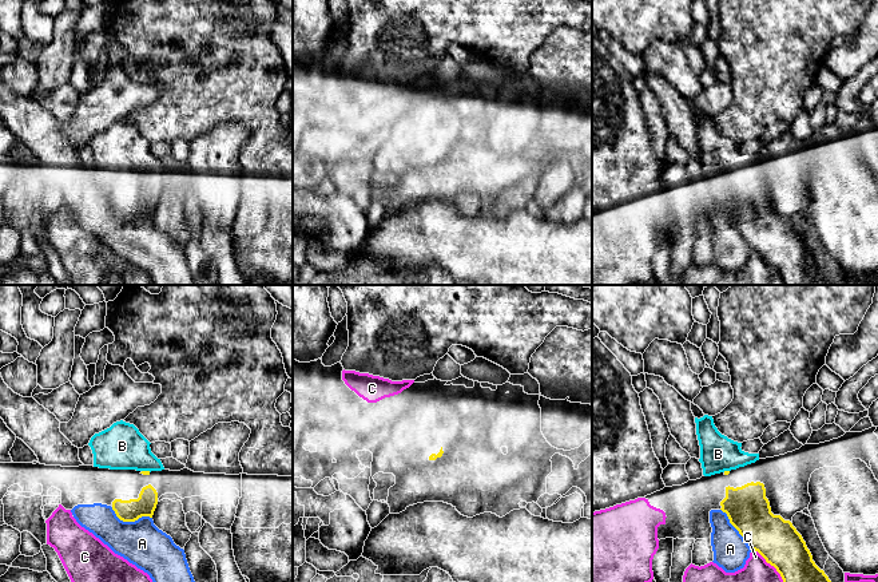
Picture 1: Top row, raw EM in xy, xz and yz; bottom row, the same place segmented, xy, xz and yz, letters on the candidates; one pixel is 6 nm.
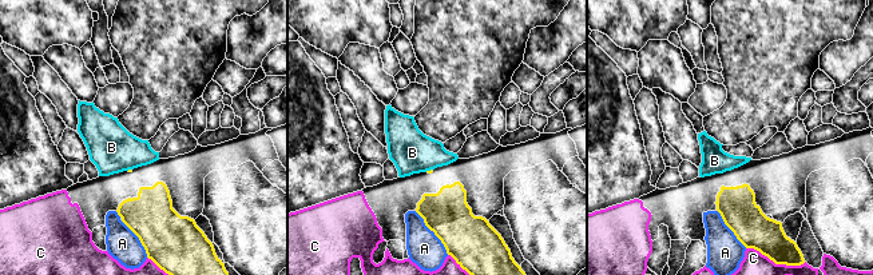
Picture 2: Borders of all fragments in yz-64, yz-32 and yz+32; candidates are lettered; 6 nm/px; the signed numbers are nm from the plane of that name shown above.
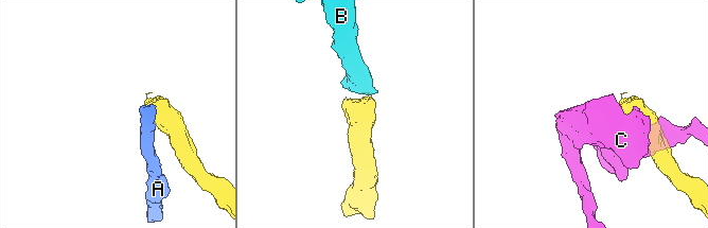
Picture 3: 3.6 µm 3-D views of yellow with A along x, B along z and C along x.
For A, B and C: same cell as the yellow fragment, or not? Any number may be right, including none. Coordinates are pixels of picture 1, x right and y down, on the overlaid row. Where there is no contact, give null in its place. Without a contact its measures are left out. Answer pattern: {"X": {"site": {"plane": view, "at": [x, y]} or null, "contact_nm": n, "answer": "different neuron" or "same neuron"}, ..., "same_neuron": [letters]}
{"A": {"site": {"plane": "xy", "at": [130, 521]}, "contact_nm": 260, "answer": "different neuron"}, "B": {"site": {"plane": "xy", "at": [146, 471]}, "contact_nm": 60, "answer": "same neuron"}, "C": {"site": {"plane": "yz", "at": [770, 563]}, "contact_nm": 280, "answer": "different neuron"}, "same_neuron": ["B"]}

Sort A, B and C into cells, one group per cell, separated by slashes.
A / B / C

